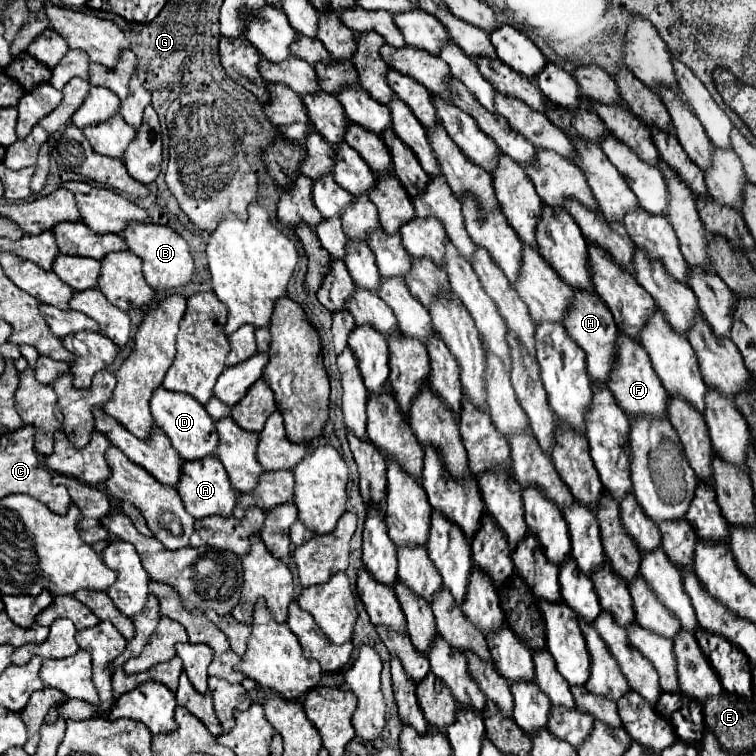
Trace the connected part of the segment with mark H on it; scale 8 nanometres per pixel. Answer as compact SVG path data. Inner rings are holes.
M575 291L575 295L577 295L577 303L573 303L573 311L569 311L569 319L565 319L565 329L571 335L571 339L587 353L589 377L593 381L605 383L609 377L609 369L615 363L617 325L613 323L611 311L597 295L581 295L581 291Z

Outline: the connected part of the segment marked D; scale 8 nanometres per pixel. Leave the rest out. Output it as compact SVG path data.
M157 387L153 391L151 397L151 415L153 421L159 429L163 429L163 433L169 437L171 445L177 449L177 453L181 455L181 459L203 459L205 455L213 453L213 449L217 447L217 431L215 431L215 421L209 417L209 413L205 411L205 407L201 403L197 403L197 399L193 399L191 395L185 393L177 393L177 391L167 391L163 387Z

